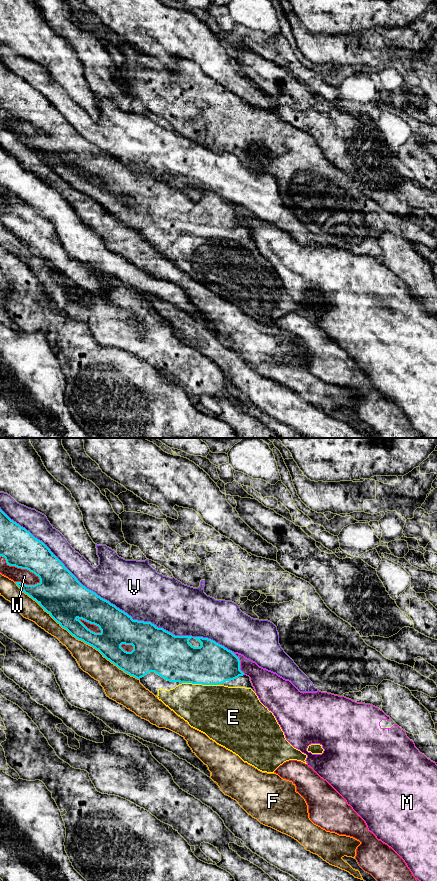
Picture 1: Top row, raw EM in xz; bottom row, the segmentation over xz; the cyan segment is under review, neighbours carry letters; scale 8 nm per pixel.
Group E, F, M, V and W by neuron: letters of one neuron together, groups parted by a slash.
E / F / M / V / W

